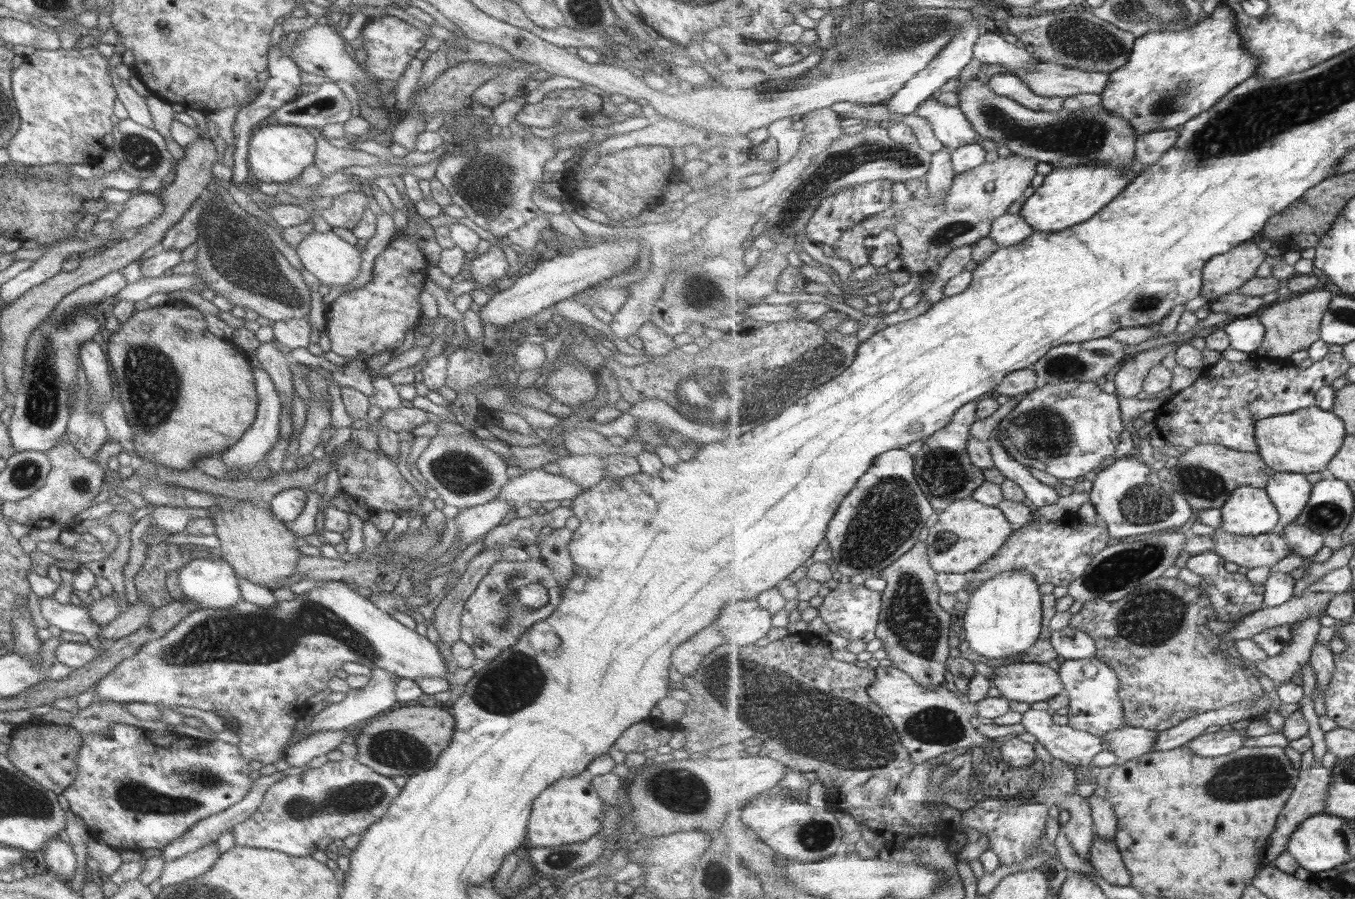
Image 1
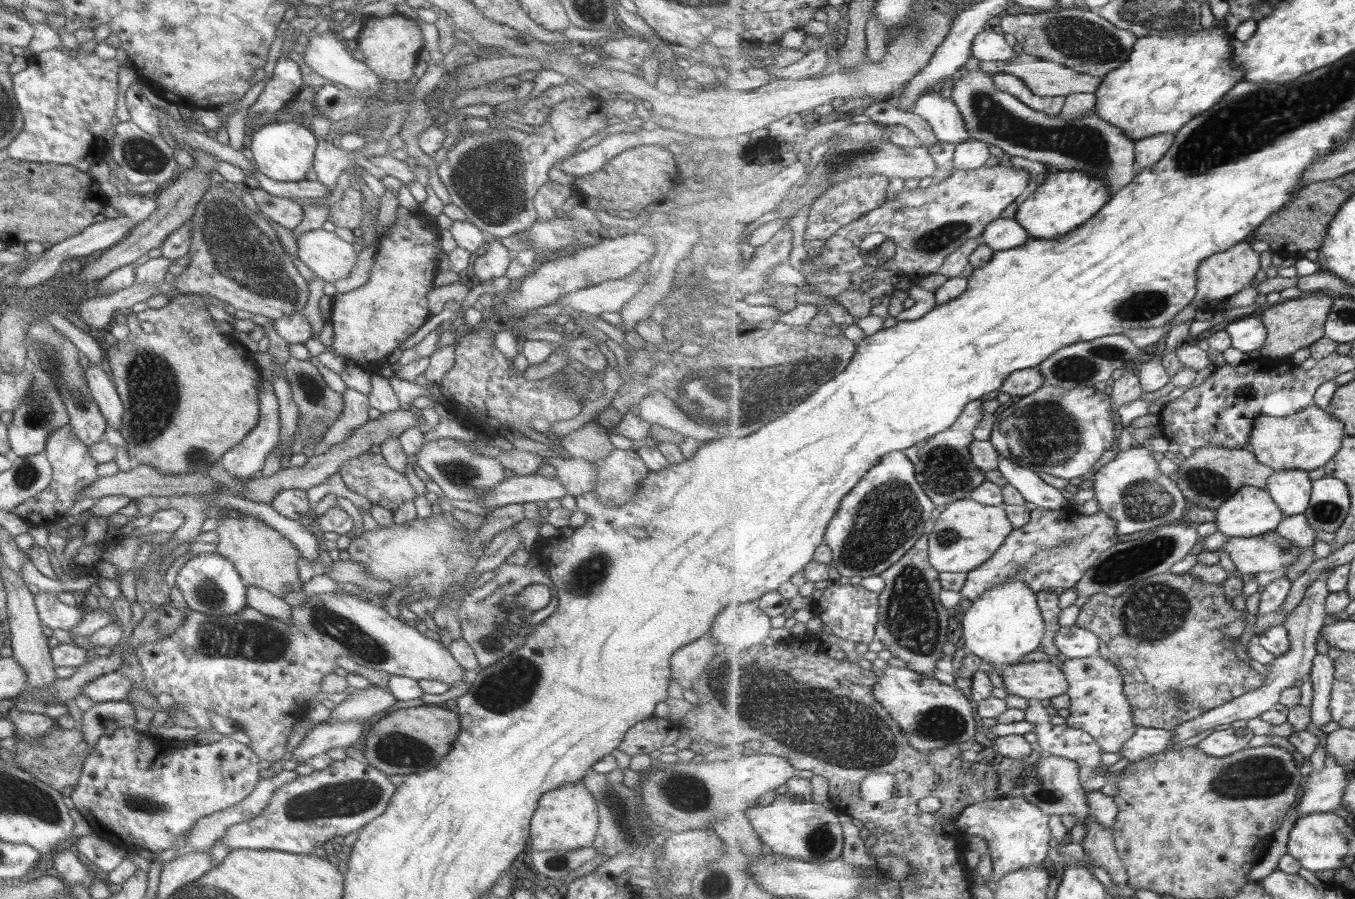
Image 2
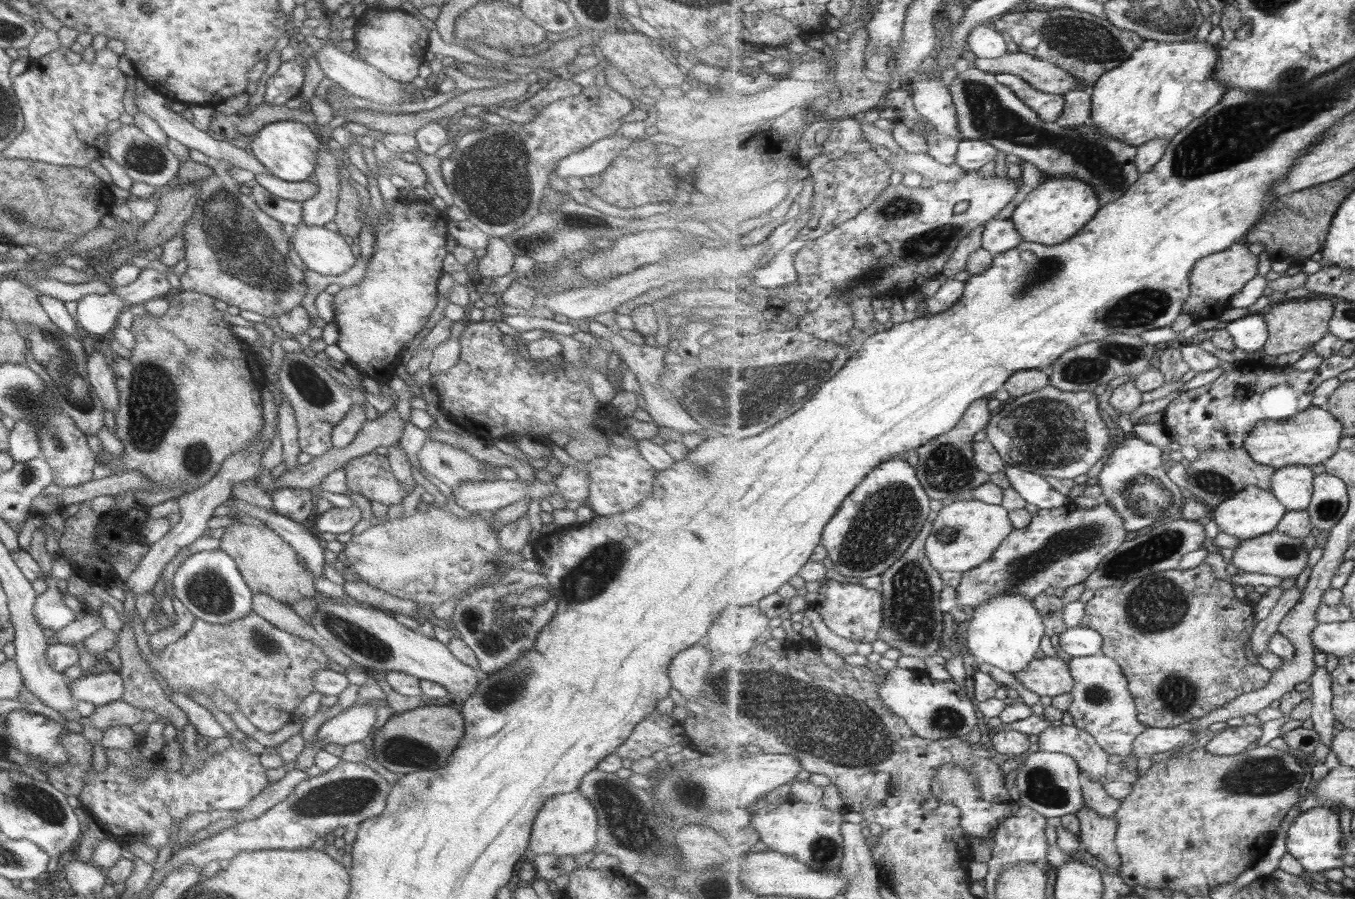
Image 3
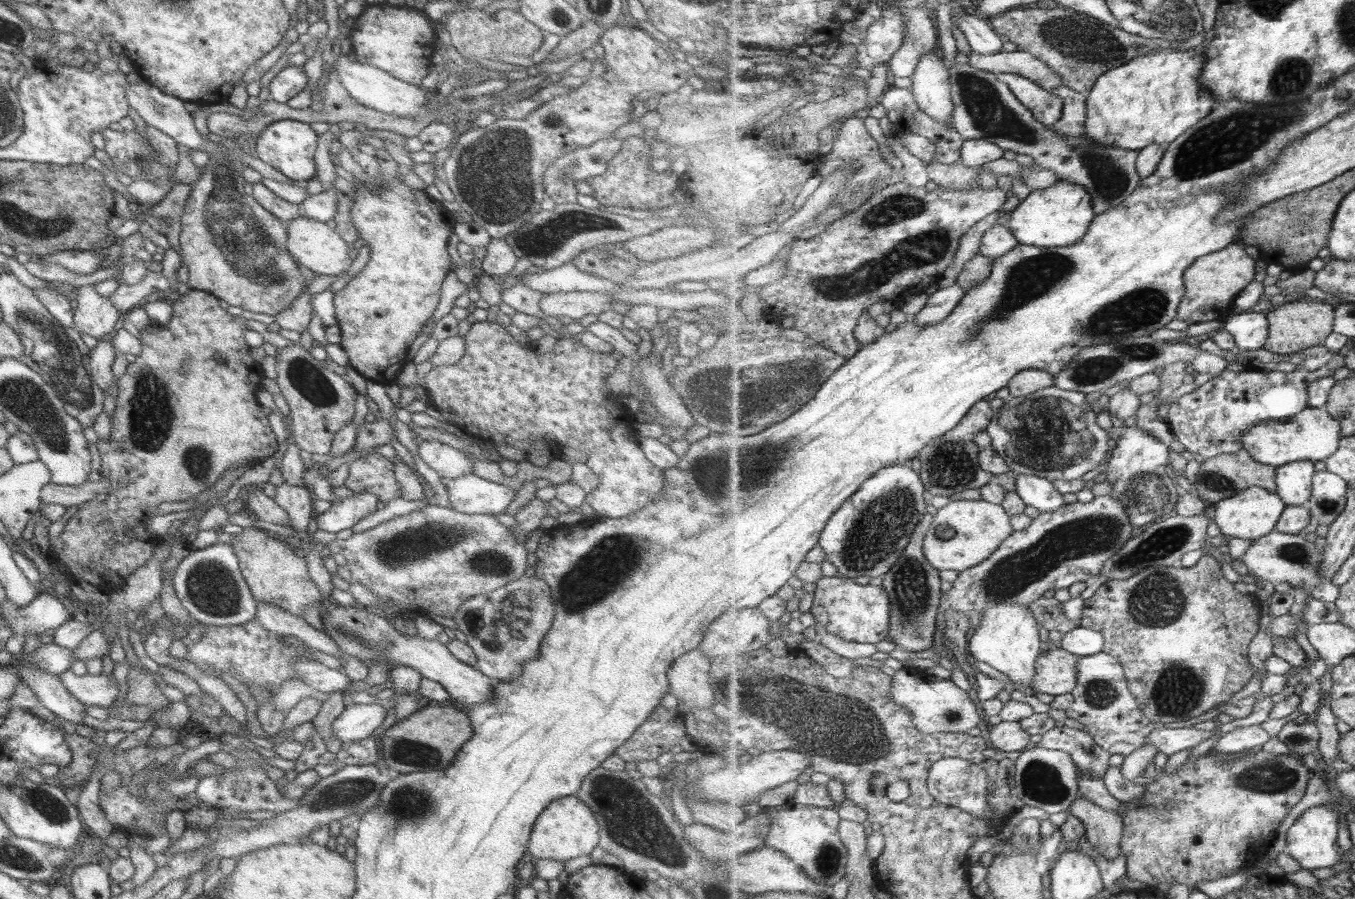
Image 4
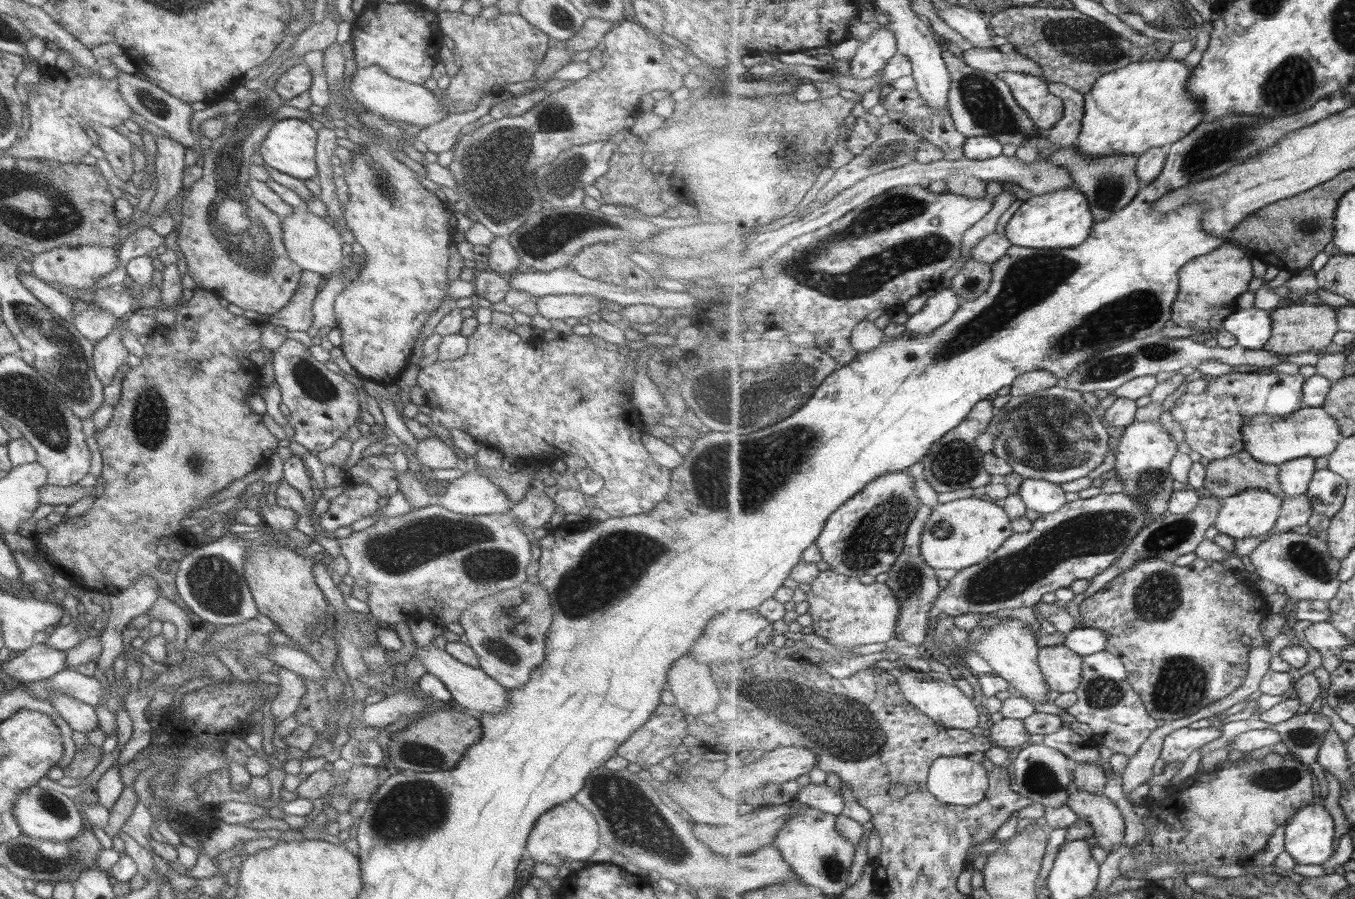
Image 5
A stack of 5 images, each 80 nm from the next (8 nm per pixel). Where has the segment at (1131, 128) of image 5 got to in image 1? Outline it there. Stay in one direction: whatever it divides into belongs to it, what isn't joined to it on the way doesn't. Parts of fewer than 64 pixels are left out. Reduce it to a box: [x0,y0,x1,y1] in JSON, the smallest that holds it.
[1100,1,1260,136]

